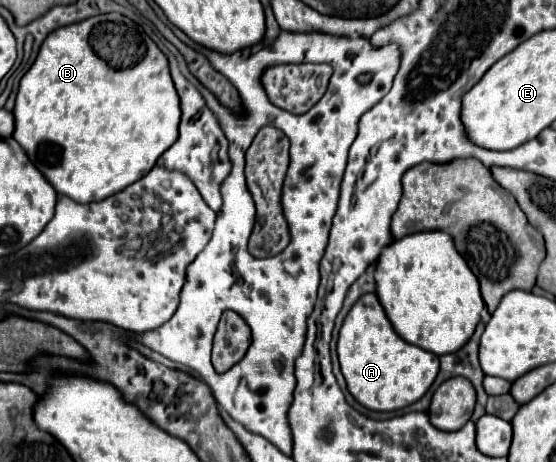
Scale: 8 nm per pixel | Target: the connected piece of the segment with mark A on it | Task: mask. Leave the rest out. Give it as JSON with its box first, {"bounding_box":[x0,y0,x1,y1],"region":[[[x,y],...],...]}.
{"bounding_box":[337,294,439,412],"region":[[[375,294],[361,296],[349,310],[339,332],[337,354],[351,396],[361,406],[377,412],[401,410],[417,402],[439,372],[439,358],[435,354],[407,344],[395,334]]]}

